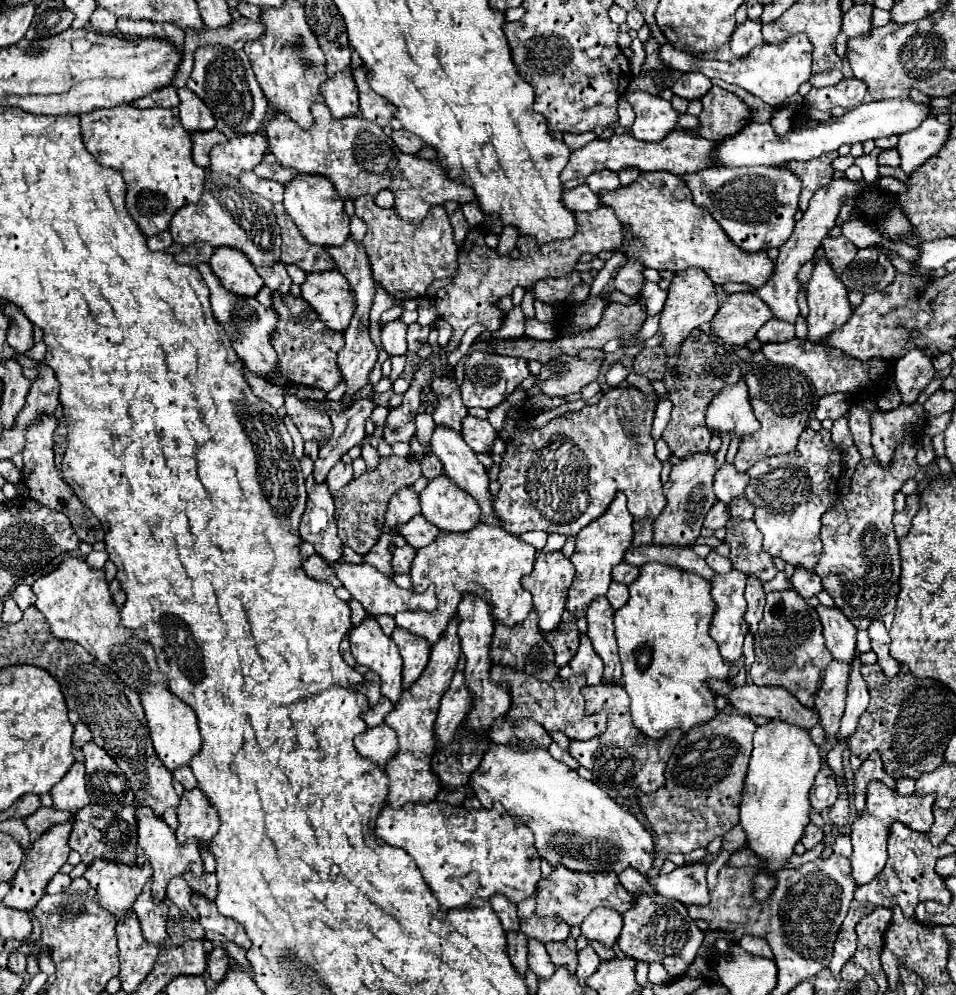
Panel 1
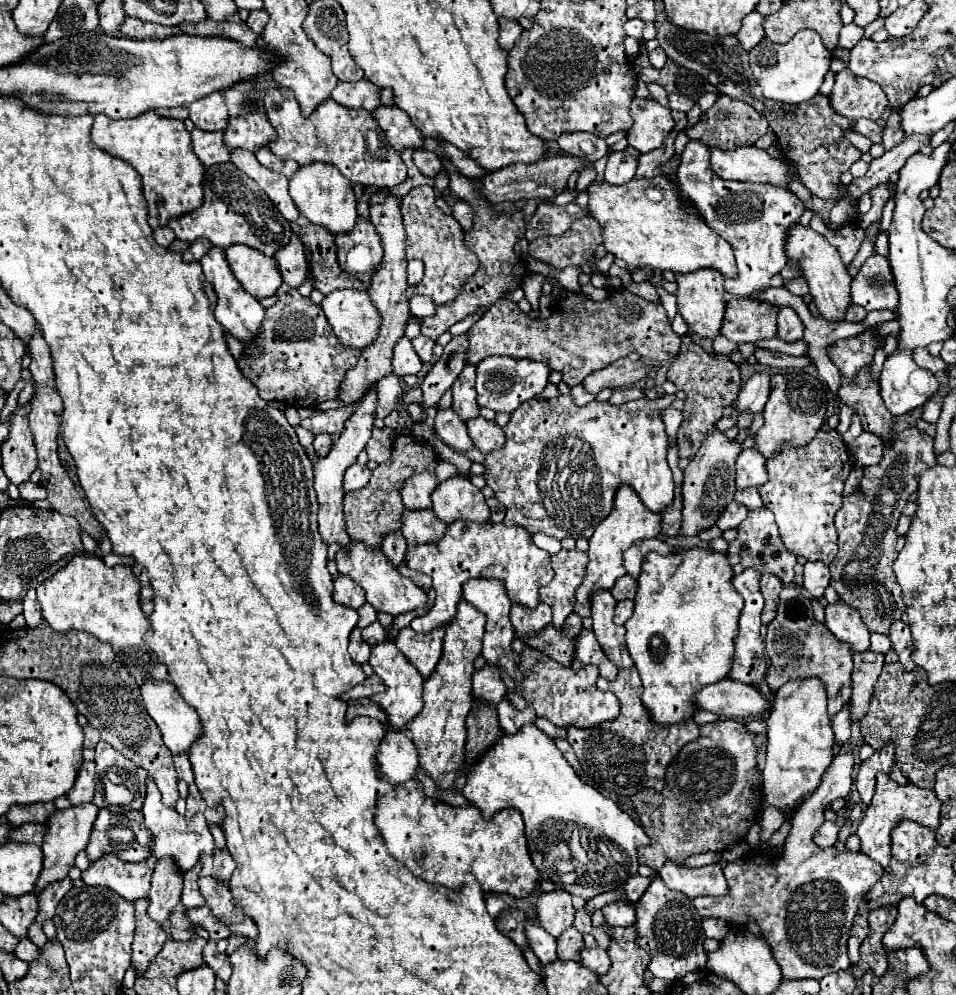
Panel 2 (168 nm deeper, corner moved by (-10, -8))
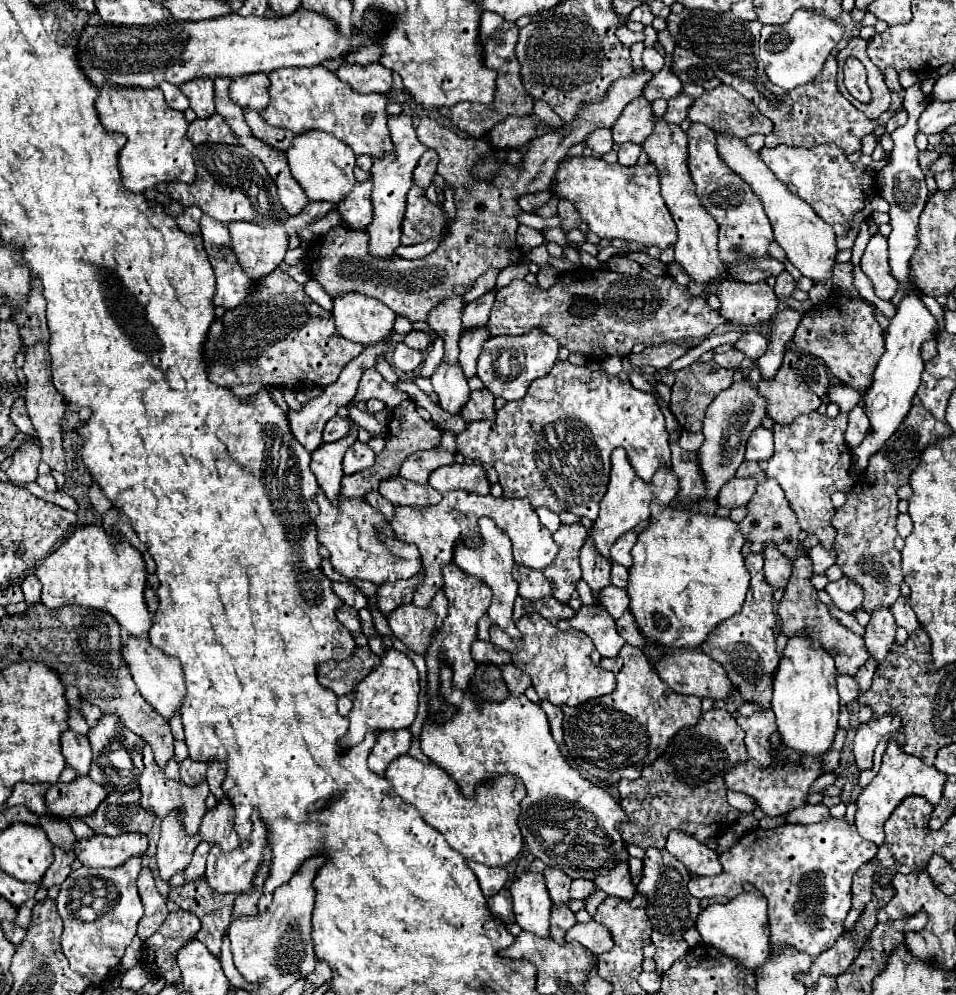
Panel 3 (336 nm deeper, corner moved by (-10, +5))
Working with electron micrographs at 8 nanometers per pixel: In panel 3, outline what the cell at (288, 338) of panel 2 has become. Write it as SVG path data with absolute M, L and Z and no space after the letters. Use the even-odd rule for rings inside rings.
M274 270L254 282L254 294L242 306L226 310L222 318L212 322L204 344L204 358L208 378L218 386L264 382L300 392L336 382L342 366L362 350L362 344L348 342L338 334L334 316L312 302L302 284L286 272Z

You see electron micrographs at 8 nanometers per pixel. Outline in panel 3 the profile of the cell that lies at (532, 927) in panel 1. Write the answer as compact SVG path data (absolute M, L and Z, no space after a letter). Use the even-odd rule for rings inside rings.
M546 868L544 870L544 878L546 878L546 886L548 886L548 892L550 892L550 898L552 902L568 902L570 900L570 882L572 878L562 874L562 870L556 870L556 868Z

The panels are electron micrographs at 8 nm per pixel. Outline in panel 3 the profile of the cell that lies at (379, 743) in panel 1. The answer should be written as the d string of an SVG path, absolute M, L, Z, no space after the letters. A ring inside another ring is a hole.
M386 730L376 736L376 744L368 756L368 768L372 772L384 774L392 758L408 754L412 734L410 730Z

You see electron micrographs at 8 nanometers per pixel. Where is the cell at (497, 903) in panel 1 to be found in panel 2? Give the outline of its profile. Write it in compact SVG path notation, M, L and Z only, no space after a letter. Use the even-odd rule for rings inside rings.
M486 895L486 907L488 907L488 913L492 917L498 917L502 911L510 909L510 907L516 907L516 899L512 895Z

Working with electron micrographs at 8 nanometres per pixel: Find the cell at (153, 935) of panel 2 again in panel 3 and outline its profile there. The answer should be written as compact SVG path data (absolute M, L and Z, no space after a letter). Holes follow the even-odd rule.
M144 866L140 870L136 884L138 884L142 904L144 904L144 916L138 922L138 936L142 940L146 940L162 926L162 922L168 916L168 908L166 908L166 900L156 890L156 882L154 882L152 870L148 866Z

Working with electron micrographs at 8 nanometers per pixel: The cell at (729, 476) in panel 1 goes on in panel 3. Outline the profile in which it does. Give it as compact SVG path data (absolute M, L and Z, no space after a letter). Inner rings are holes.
M758 426L752 430L748 446L746 446L746 460L768 460L774 452L772 446L772 430L766 430L764 426Z

